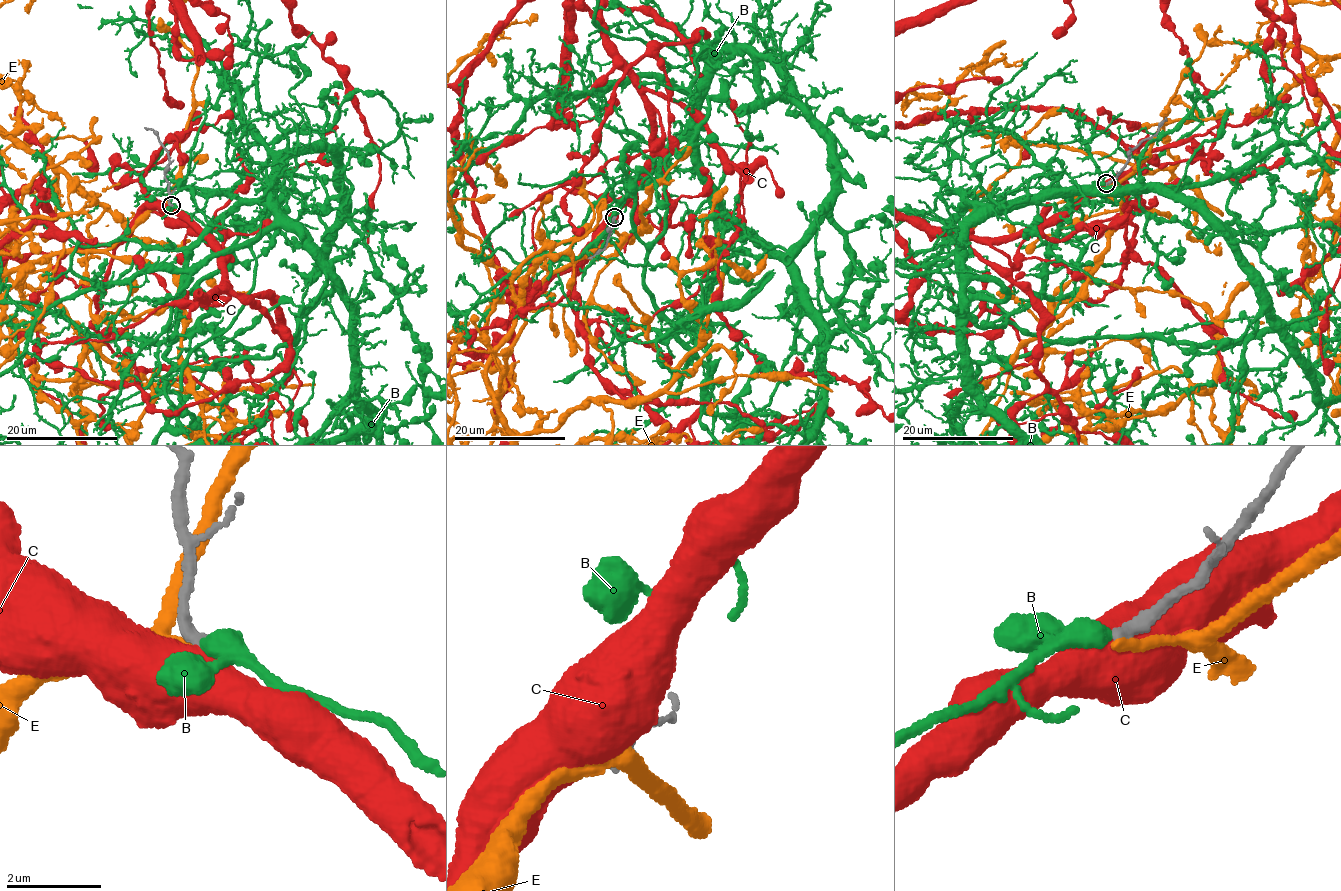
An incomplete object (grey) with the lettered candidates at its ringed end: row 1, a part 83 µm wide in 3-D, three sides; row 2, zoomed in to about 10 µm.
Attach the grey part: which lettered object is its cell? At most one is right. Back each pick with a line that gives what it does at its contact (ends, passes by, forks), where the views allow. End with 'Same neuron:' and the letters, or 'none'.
B: it ends there
Same neuron: B

